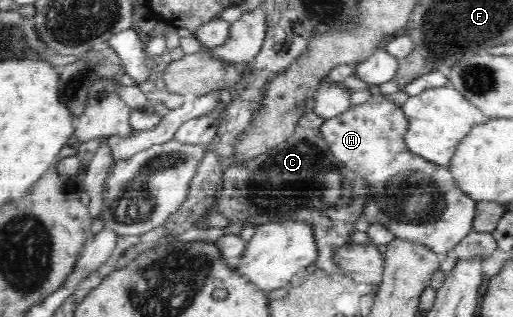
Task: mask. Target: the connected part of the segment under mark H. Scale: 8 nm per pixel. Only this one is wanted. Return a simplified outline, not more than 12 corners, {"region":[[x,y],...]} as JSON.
{"region":[[383,98],[325,120],[335,156],[368,181],[369,222],[444,255],[477,200],[407,151]]}

